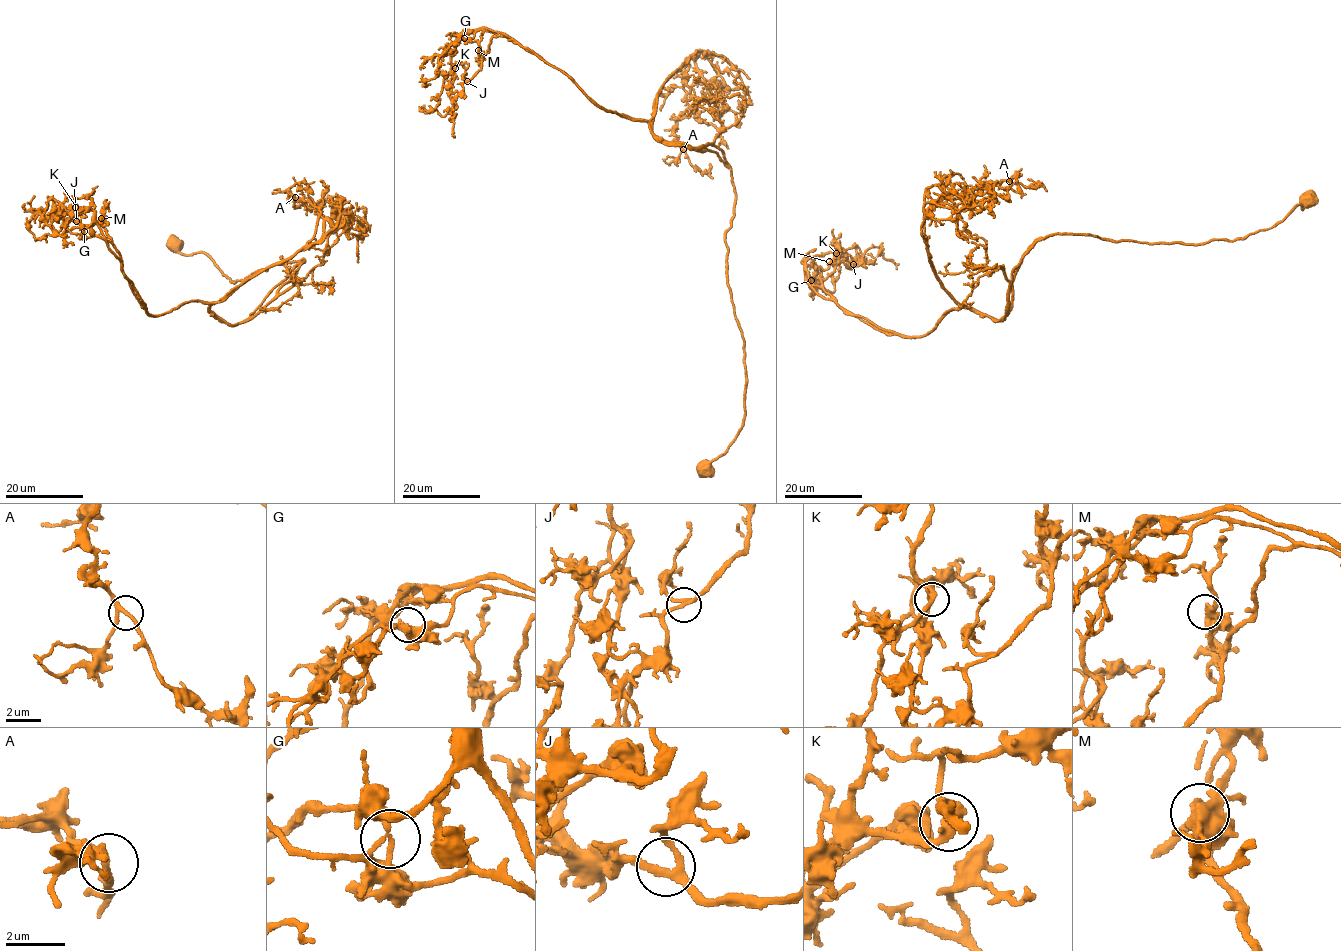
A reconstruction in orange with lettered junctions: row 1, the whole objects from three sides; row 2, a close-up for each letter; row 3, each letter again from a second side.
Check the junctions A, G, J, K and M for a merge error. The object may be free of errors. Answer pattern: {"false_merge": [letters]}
{"false_merge": ["G"]}

